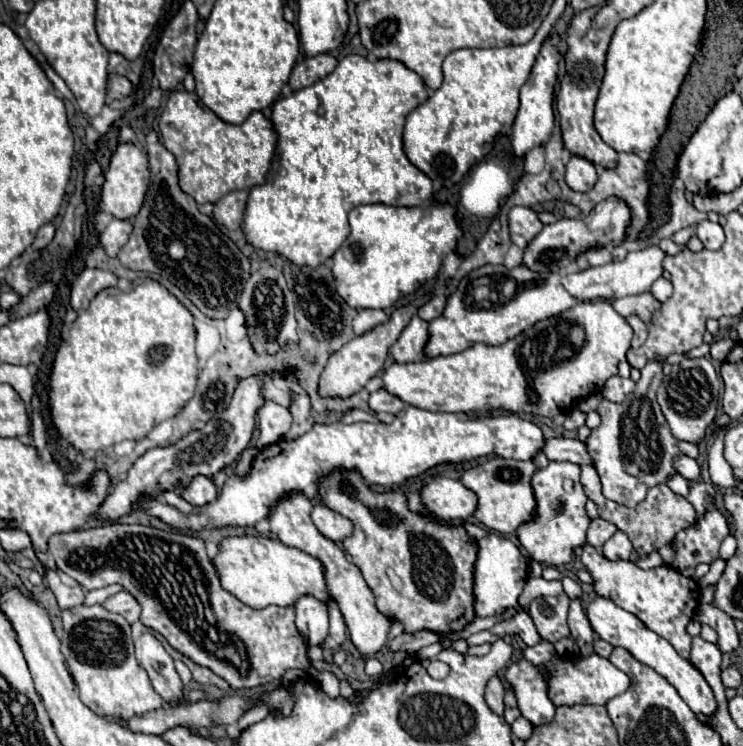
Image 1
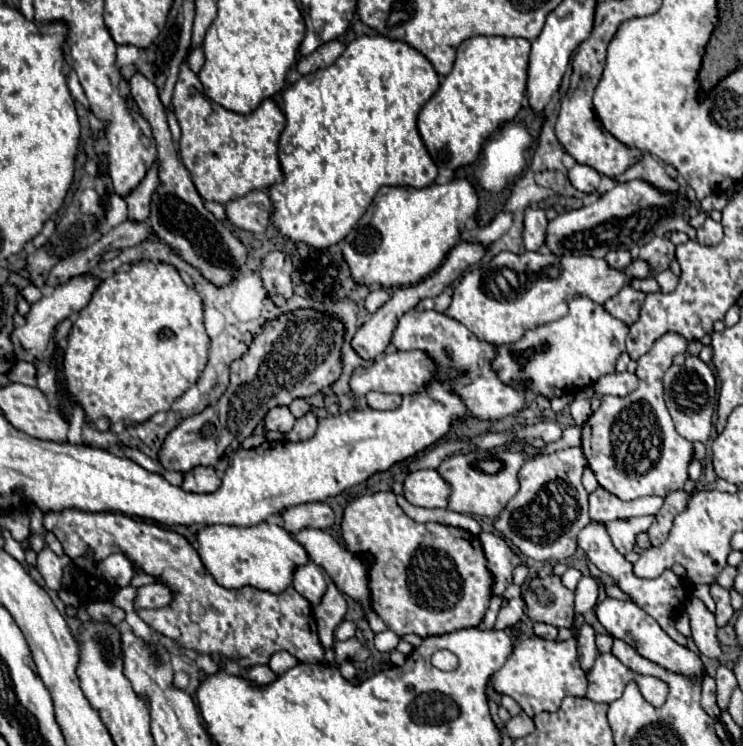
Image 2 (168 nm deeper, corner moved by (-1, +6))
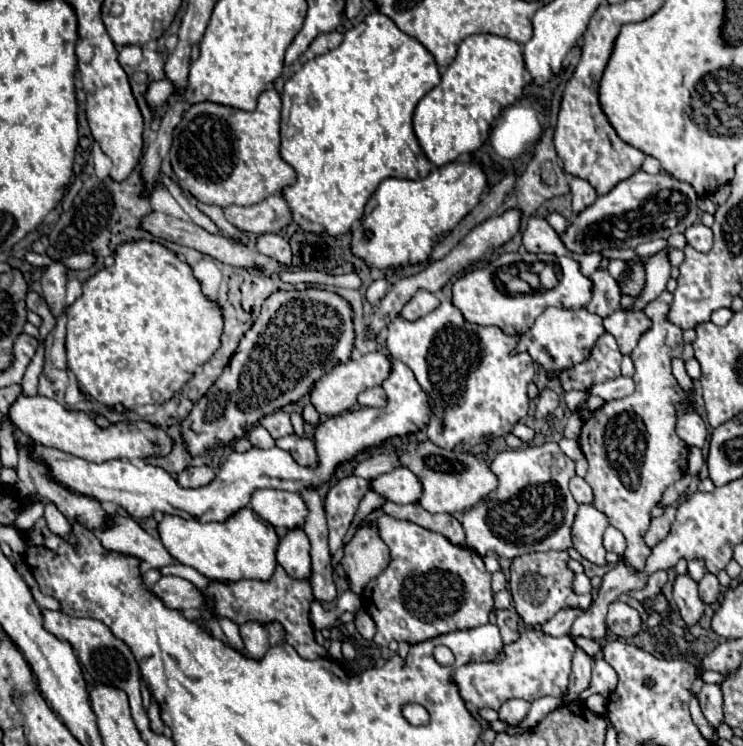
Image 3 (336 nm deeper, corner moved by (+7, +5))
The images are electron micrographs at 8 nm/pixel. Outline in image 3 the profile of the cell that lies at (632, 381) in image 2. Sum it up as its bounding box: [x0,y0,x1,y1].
[590,377,634,401]

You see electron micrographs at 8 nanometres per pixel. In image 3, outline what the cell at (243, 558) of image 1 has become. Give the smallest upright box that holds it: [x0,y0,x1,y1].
[158,507,280,581]

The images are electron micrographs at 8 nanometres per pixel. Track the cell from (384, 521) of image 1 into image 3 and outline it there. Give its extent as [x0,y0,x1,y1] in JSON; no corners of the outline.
[362,515,520,647]

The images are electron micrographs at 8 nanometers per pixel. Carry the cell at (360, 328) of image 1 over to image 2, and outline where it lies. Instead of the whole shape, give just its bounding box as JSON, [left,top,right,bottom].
[366,288,390,314]

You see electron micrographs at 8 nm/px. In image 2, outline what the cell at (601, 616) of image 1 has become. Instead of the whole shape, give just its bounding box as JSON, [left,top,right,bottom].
[596,598,706,680]

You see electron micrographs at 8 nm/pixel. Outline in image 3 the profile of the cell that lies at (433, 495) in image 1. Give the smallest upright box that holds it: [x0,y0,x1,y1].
[368,467,420,503]

